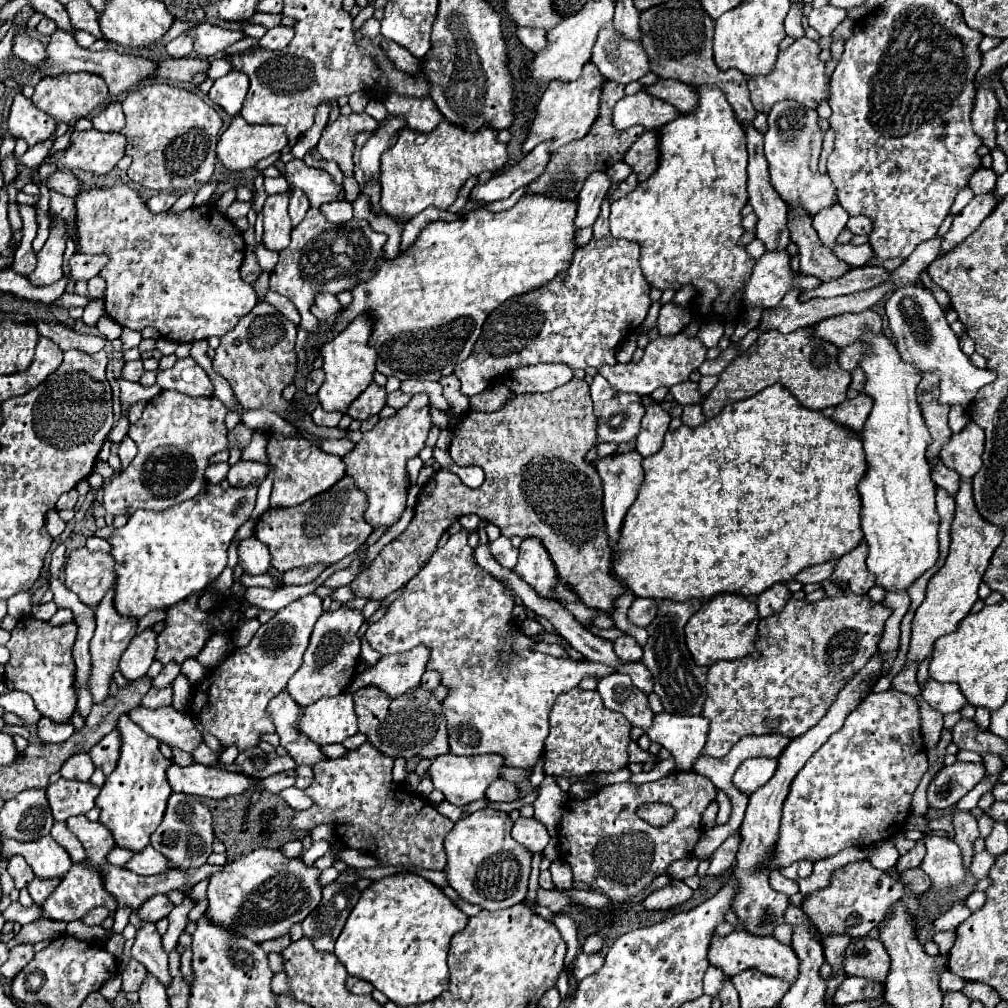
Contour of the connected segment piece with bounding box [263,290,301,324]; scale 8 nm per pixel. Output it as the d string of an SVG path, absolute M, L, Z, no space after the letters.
M267 290L265 296L263 296L263 302L275 306L275 308L285 316L285 318L289 318L291 322L299 324L299 320L301 320L301 318L299 318L299 312L297 312L295 304L293 304L289 298L285 298L285 296L281 296L281 294L273 292L273 290Z

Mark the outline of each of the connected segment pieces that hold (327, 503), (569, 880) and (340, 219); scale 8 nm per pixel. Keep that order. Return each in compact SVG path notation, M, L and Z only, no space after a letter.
M343 476L335 486L319 496L293 508L269 508L255 524L255 538L271 550L271 564L279 572L287 572L299 566L335 564L353 554L373 532L365 522L363 512L367 508L367 496L355 486L351 476Z
M555 860L551 864L551 874L553 874L553 884L557 890L571 890L573 888L573 874L567 862Z
M345 200L325 204L319 210L327 216L327 220L331 220L335 224L343 224L343 222L347 222L347 220L353 218L353 206L349 202L345 202Z

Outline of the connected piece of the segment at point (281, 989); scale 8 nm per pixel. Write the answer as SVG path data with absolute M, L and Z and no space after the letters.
M279 972L279 974L275 974L275 976L273 976L273 982L271 982L271 986L273 986L273 992L275 992L275 994L293 996L293 992L291 992L291 986L289 986L289 980L287 980L285 972Z

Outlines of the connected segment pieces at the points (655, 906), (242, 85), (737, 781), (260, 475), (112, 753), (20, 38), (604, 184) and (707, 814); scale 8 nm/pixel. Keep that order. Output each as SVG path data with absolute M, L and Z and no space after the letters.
M673 880L667 886L663 886L661 890L647 896L643 906L647 910L665 910L665 908L673 908L673 906L679 906L679 904L687 902L691 898L691 894L693 894L693 890L685 882Z
M229 72L227 76L213 82L209 90L209 100L219 104L229 116L237 116L241 112L245 94L249 88L249 78L241 72Z
M751 758L739 766L739 770L733 776L733 784L743 794L753 794L757 788L761 788L765 782L771 780L775 770L777 770L777 760L773 760L773 758Z
M239 460L235 466L231 466L227 480L231 486L259 486L269 474L269 466L267 464L259 464L259 462L245 462Z
M113 730L107 736L103 736L93 746L93 750L89 754L93 758L93 764L101 766L101 770L105 772L105 776L109 776L115 770L115 766L117 766L119 750L121 750L121 734L119 734L119 730Z
M25 30L15 36L15 40L13 40L13 54L19 56L21 60L25 60L27 64L35 64L35 66L43 66L45 60L47 60L45 44L41 44L35 38L31 38Z
M597 172L587 178L587 182L579 194L579 200L577 200L577 216L575 216L577 230L589 228L595 224L599 210L601 210L601 202L607 196L609 186L611 186L611 182L605 172Z
M711 802L709 804L709 808L703 812L703 820L701 820L701 824L705 826L705 828L713 828L715 826L715 818L717 818L717 810L719 810L719 806L717 806L717 802Z

